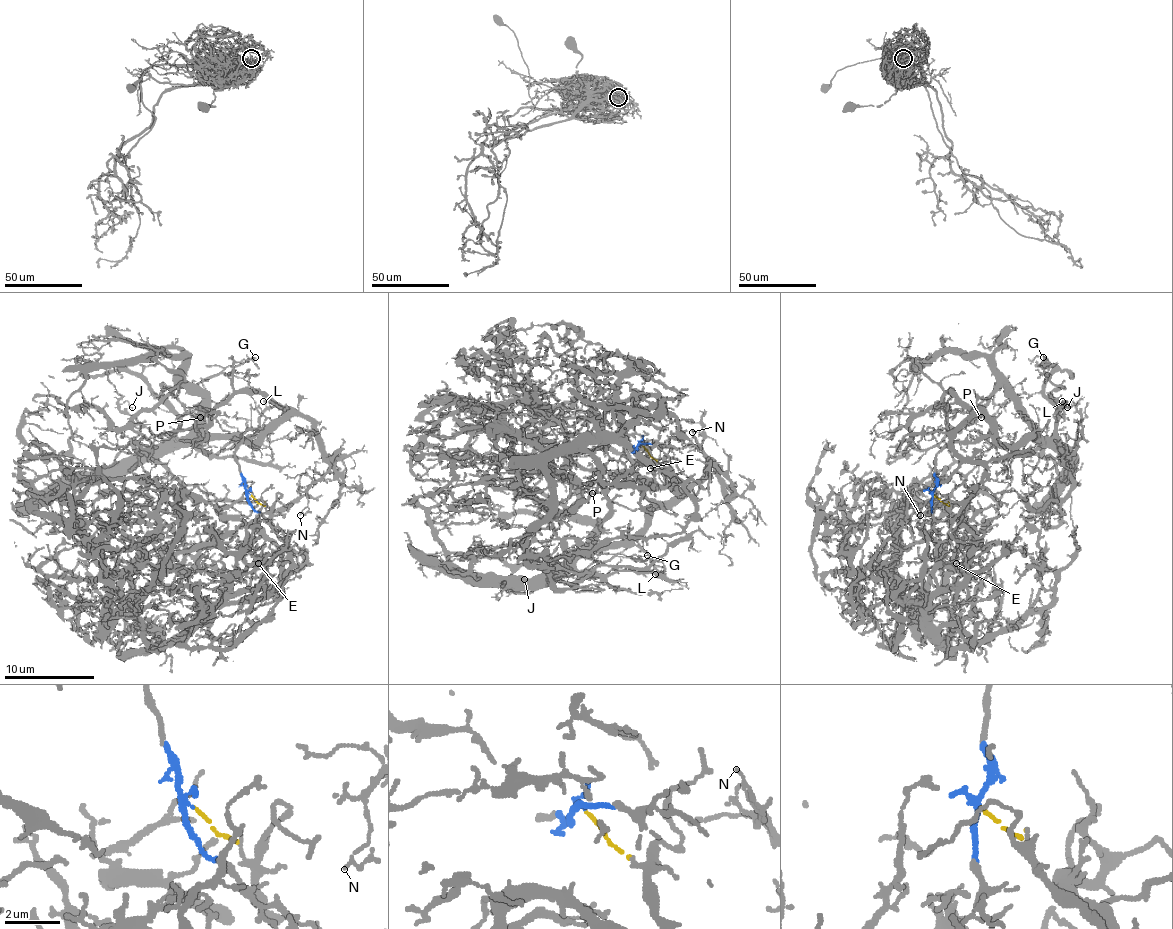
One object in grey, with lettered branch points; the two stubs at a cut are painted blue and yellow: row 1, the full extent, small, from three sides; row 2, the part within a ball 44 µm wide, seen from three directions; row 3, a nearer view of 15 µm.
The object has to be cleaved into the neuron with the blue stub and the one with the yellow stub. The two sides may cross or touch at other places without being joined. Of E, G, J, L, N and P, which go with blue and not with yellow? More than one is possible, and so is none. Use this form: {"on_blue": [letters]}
{"on_blue": ["G", "J", "L", "N", "P"]}

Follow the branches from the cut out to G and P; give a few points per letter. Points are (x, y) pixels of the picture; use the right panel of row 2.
G: (933, 494), (935, 458), (953, 442), (1053, 435), (1053, 394), (1064, 387), (1044, 358)
P: (933, 494), (935, 458), (953, 442), (989, 435), (1016, 444), (1030, 437), (1025, 408), (1003, 387), (980, 417)

